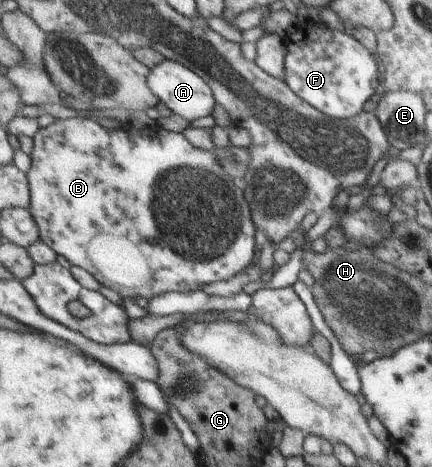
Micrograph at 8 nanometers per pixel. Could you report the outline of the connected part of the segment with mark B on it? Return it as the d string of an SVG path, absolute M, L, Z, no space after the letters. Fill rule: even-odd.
M74 117L56 119L52 125L41 127L32 139L32 165L27 174L31 198L28 211L37 223L39 239L49 245L57 255L66 257L71 265L88 271L98 283L102 283L102 286L116 290L122 298L130 297L130 299L145 301L166 291L200 290L200 287L208 287L208 283L228 281L252 264L256 229L250 217L244 183L226 175L212 151L204 151L192 146L183 133L166 131L158 125L141 130L139 125L131 123L121 124L120 129L106 129L90 118Z

